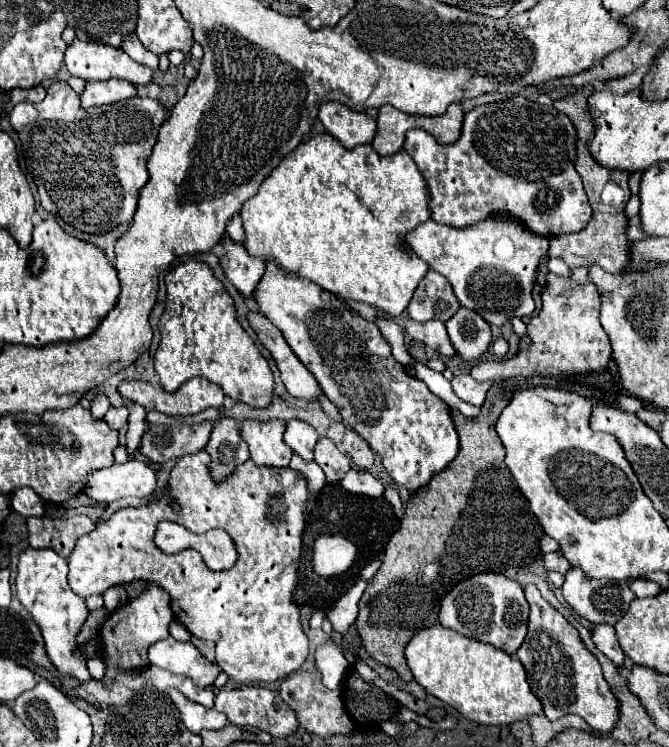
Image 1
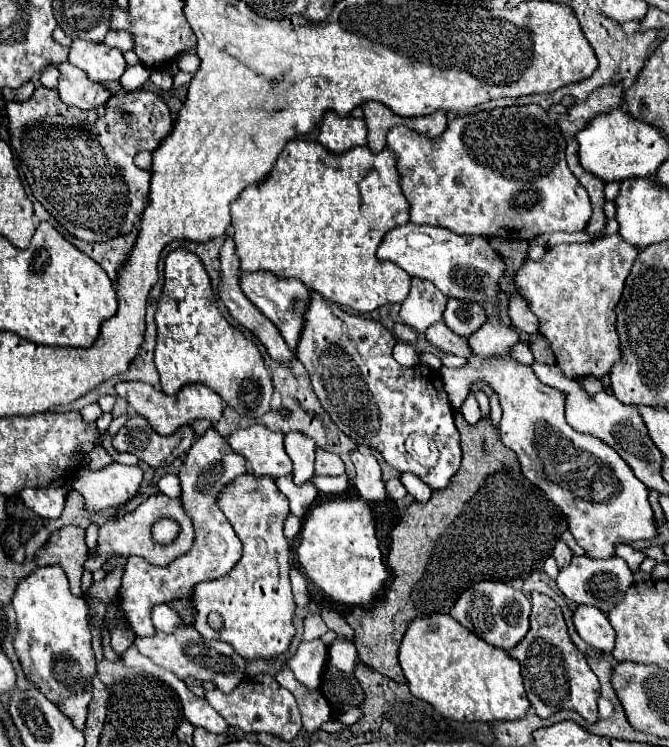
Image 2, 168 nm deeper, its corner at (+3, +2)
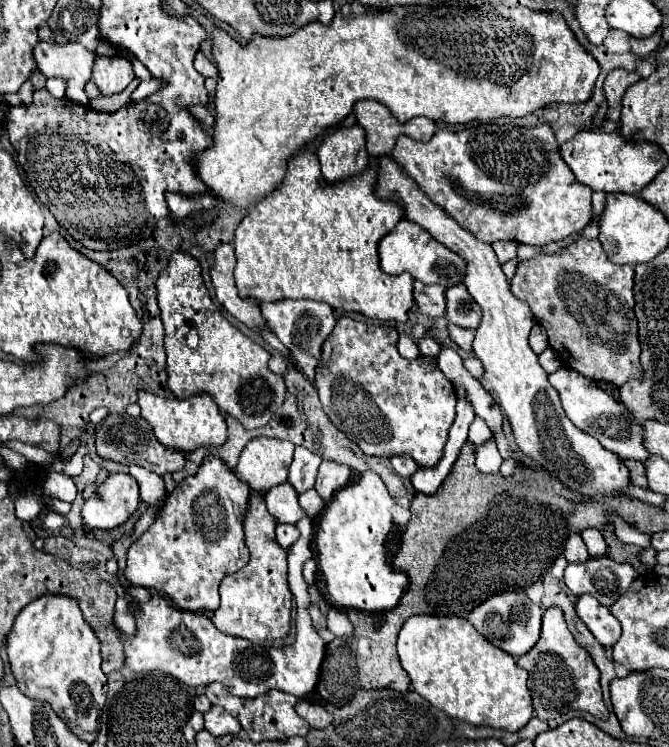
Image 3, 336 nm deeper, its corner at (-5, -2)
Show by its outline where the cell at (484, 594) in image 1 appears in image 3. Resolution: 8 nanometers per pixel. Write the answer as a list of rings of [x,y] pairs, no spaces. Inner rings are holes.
[[[504,592],[488,598],[472,614],[468,614],[468,620],[474,624],[474,628],[490,640],[496,648],[508,652],[510,656],[518,658],[534,648],[534,644],[540,638],[540,624],[542,624],[542,608],[534,604],[524,592]]]

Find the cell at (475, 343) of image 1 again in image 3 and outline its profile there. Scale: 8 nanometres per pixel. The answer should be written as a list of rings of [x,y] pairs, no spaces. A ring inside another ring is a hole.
[[[464,284],[450,286],[450,288],[446,288],[444,296],[446,296],[446,316],[448,316],[448,320],[456,326],[476,330],[476,326],[482,318],[482,310],[474,302],[474,298],[466,290],[466,286]]]

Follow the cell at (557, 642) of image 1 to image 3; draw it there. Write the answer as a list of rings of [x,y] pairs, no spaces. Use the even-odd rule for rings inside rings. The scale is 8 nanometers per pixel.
[[[548,608],[544,612],[540,640],[530,652],[518,658],[518,664],[530,674],[528,690],[532,694],[534,714],[538,714],[540,720],[556,718],[568,710],[584,710],[600,720],[608,718],[608,710],[602,702],[602,690],[598,684],[600,672],[596,670],[592,658],[588,658],[588,652],[572,638],[560,608]]]

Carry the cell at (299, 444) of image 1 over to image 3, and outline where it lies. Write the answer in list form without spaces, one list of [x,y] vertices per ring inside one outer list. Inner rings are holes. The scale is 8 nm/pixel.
[[[296,446],[294,460],[290,464],[288,480],[286,480],[296,490],[296,494],[302,494],[302,492],[306,492],[306,490],[310,490],[314,486],[320,462],[322,462],[320,456],[312,454],[304,446]]]

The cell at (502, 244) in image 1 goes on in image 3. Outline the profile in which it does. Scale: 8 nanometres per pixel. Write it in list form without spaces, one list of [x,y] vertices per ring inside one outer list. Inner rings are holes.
[[[398,222],[380,242],[378,242],[378,258],[380,268],[388,274],[402,274],[408,272],[412,278],[424,284],[442,284],[442,286],[456,286],[462,282],[464,276],[464,260],[450,252],[444,244],[436,242],[426,230],[420,230],[412,222]]]

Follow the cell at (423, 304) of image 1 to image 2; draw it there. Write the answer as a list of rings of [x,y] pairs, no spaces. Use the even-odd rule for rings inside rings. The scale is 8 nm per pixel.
[[[412,278],[412,288],[408,298],[402,302],[400,316],[406,326],[416,332],[424,332],[428,326],[442,320],[448,298],[428,280]]]

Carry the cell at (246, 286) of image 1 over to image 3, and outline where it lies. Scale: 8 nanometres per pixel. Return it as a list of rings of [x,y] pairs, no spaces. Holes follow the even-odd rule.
[[[284,300],[284,302],[276,302],[276,304],[264,302],[264,304],[260,304],[260,310],[262,310],[262,318],[264,318],[266,326],[290,350],[300,372],[306,374],[306,378],[310,382],[314,382],[314,374],[316,374],[316,368],[320,364],[320,356],[322,356],[322,344],[332,334],[334,324],[336,324],[334,310],[330,306],[324,306],[324,302],[312,302],[312,300],[308,300],[308,302]]]

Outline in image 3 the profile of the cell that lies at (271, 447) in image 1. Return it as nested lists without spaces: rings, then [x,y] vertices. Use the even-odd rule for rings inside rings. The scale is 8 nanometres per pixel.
[[[254,438],[244,446],[240,454],[236,476],[248,484],[250,490],[266,494],[270,488],[286,482],[292,454],[292,442]]]

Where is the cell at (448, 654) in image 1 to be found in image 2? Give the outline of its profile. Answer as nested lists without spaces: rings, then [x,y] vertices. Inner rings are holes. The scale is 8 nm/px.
[[[448,614],[416,618],[402,638],[398,660],[410,692],[432,704],[444,718],[460,722],[520,720],[530,710],[520,664],[506,650],[494,648],[456,624]]]

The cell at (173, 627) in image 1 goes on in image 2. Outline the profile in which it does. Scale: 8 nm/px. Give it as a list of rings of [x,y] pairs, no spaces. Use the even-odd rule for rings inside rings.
[[[160,604],[156,606],[156,610],[152,612],[152,622],[156,626],[156,630],[160,632],[166,632],[166,634],[172,634],[174,630],[178,630],[182,626],[182,618],[166,604]]]

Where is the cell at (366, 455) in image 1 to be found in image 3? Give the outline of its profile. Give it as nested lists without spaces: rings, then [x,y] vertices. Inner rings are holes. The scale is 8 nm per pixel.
[[[368,470],[356,484],[340,490],[324,508],[316,536],[318,564],[326,576],[328,592],[336,606],[366,612],[390,610],[406,592],[408,576],[392,570],[384,554],[384,540],[394,526],[394,506],[396,502],[390,498],[384,482],[380,482],[378,474]]]

